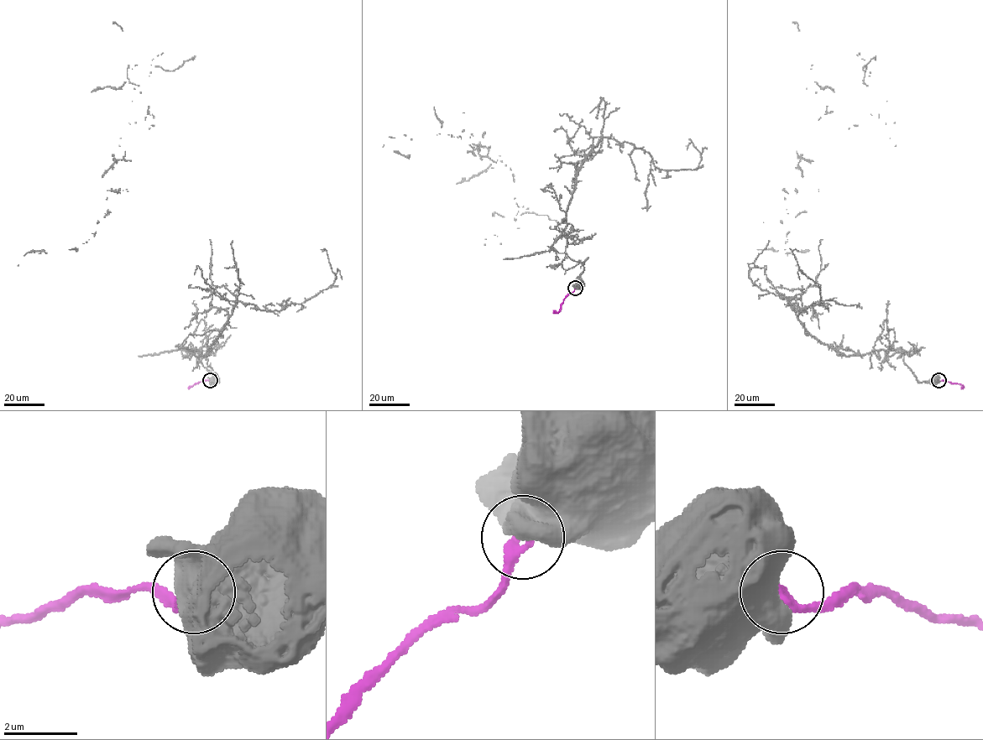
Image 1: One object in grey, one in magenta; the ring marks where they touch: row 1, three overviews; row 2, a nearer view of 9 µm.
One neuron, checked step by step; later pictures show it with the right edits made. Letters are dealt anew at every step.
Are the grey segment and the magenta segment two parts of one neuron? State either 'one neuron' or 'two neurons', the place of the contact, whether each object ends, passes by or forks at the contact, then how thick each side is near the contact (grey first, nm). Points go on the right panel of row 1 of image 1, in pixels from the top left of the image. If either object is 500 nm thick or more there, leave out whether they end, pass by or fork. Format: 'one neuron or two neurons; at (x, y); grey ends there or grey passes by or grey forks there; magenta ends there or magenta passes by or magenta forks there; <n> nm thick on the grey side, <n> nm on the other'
two neurons; at (938, 380); 900 nm thick on the grey side, 280 nm on the other

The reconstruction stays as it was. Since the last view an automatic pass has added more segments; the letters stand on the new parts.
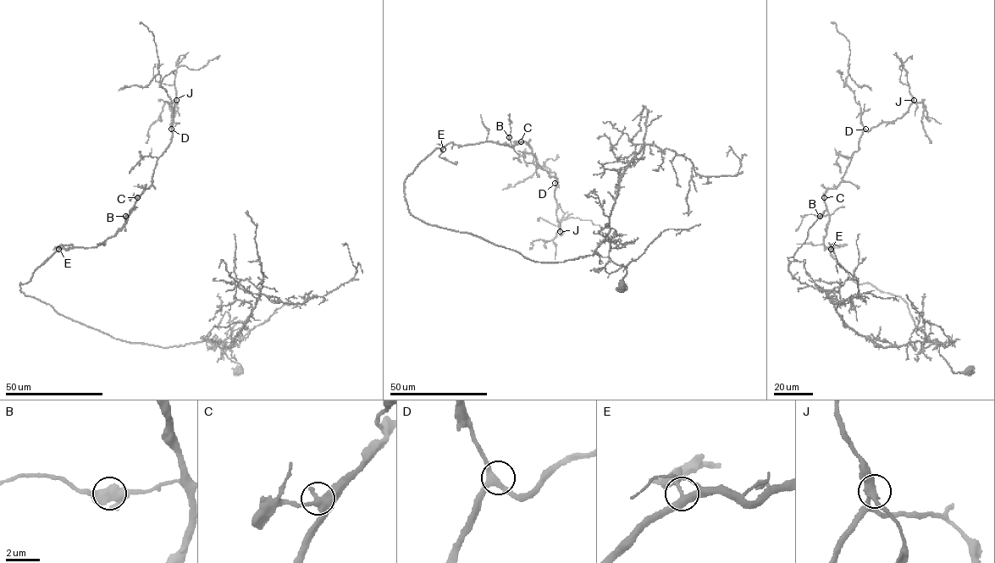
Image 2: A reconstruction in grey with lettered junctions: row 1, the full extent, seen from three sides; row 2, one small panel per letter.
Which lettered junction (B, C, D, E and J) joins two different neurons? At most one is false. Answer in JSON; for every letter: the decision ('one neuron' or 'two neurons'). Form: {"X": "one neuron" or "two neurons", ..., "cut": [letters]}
{"B": "one neuron", "C": "one neuron", "D": "one neuron", "E": "one neuron", "J": "one neuron", "cut": []}

